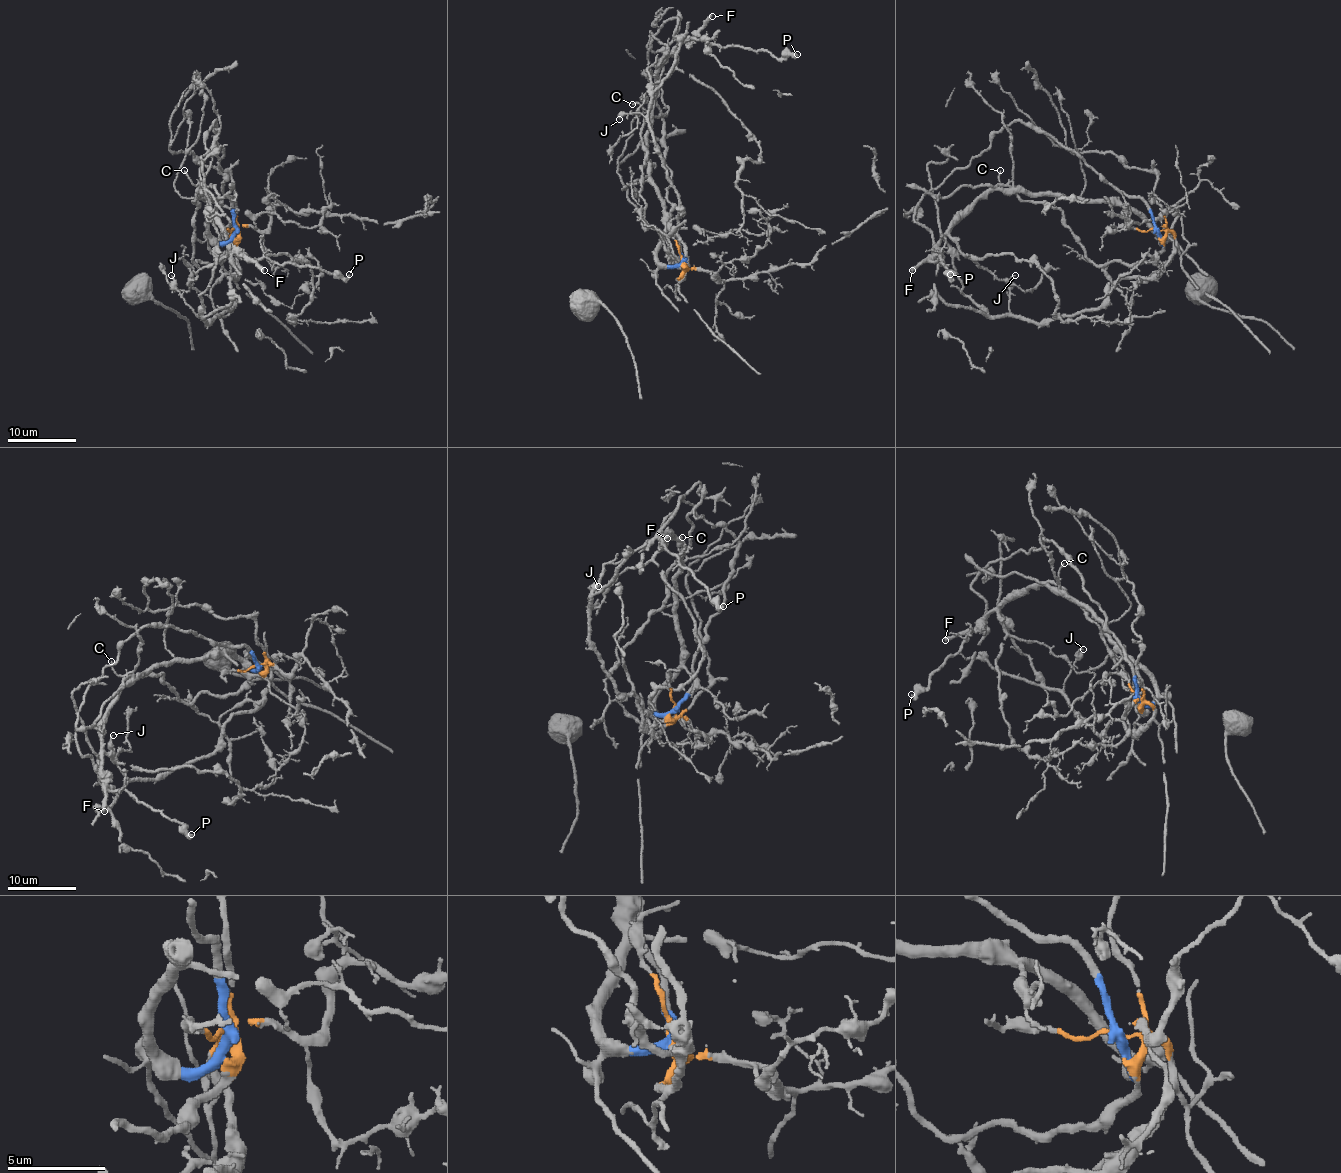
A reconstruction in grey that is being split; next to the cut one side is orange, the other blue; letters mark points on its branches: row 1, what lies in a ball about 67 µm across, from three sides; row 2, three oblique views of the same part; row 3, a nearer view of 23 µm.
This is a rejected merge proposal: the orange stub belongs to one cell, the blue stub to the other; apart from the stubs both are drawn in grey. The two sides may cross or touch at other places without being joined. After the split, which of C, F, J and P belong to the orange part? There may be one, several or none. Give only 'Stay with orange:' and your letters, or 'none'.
Stay with orange: J

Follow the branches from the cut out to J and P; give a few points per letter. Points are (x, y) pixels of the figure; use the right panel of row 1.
J: (1157, 230), (1174, 237), (1172, 257), (1150, 277), (1121, 277), (1097, 308), (1017, 318), (1008, 308), (1015, 276)
P: (1157, 230), (1162, 242), (1118, 204), (1044, 192), (986, 192), (940, 240), (932, 260), (939, 257), (951, 274)

